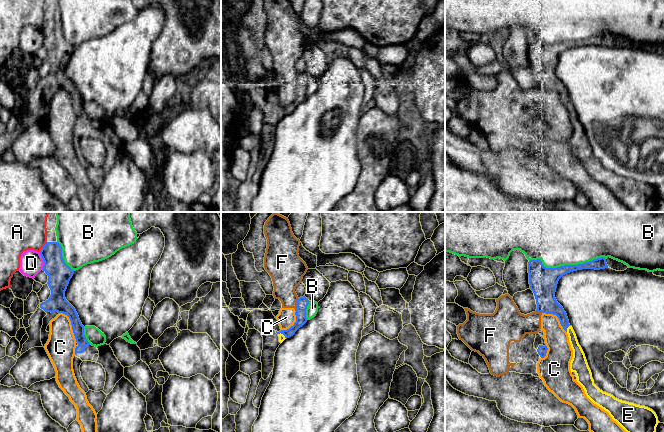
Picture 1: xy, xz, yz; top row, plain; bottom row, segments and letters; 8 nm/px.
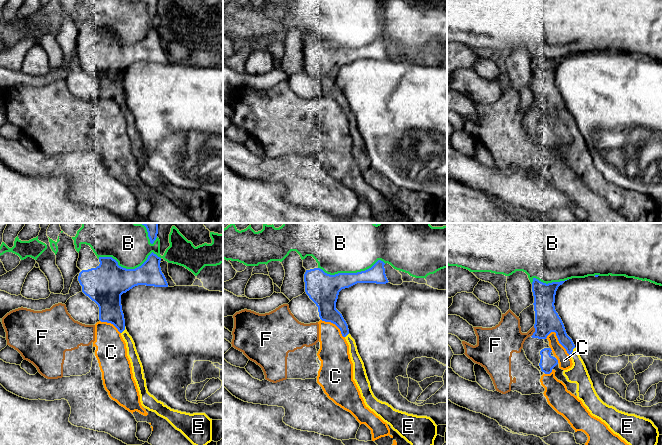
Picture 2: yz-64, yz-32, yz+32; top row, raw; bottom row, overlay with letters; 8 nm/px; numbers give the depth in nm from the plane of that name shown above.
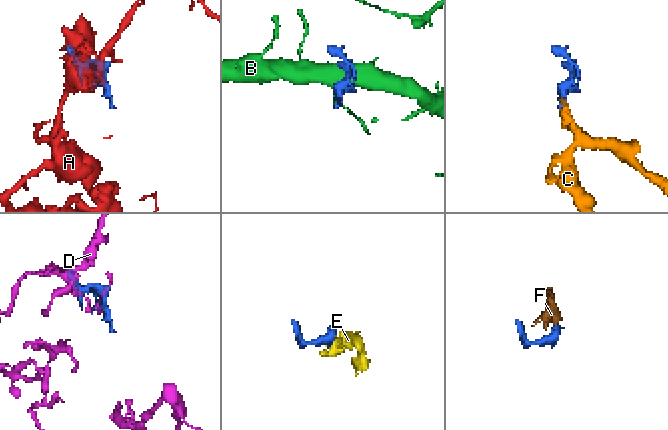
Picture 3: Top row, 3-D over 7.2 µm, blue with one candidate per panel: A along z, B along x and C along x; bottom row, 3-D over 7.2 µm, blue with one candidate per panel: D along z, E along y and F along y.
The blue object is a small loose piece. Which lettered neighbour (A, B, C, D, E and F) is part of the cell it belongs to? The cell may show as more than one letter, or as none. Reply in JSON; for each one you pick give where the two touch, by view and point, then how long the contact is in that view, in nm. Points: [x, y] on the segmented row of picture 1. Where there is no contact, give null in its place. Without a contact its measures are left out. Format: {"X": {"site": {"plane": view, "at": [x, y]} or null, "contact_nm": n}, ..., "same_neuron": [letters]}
{"E": {"site": {"plane": "yz", "at": [567, 327]}, "contact_nm": 60}, "same_neuron": ["E"]}

